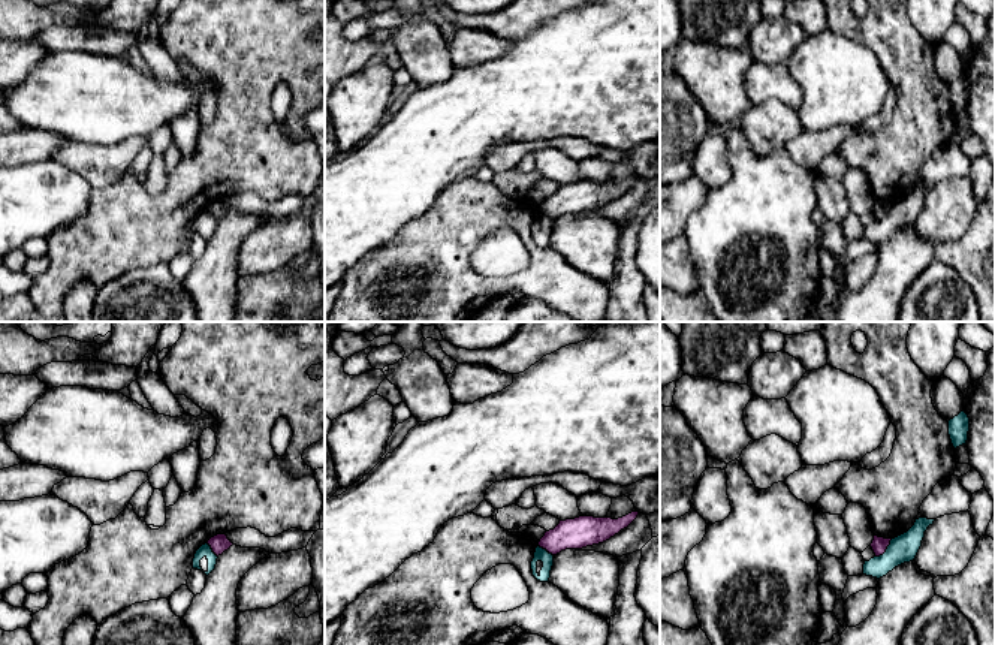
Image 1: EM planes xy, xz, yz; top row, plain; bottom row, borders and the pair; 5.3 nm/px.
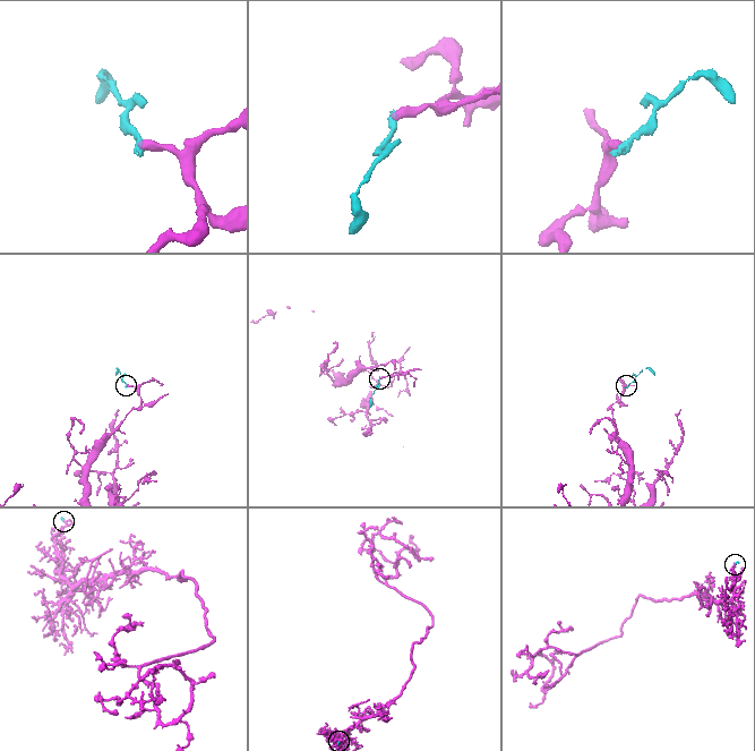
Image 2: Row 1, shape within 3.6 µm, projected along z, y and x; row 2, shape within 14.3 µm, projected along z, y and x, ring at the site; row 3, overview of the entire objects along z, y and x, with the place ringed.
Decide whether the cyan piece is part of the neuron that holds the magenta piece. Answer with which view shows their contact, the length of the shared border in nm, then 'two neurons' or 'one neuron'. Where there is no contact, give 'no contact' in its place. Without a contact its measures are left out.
yz | 140 nm | two neurons

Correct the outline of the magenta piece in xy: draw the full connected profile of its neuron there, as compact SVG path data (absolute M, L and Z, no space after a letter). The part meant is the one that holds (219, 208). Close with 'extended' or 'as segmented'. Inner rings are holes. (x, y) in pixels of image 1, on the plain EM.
M217 199L206 207L212 217L218 221L227 215L233 208L227 204L226 199Z | as segmented

